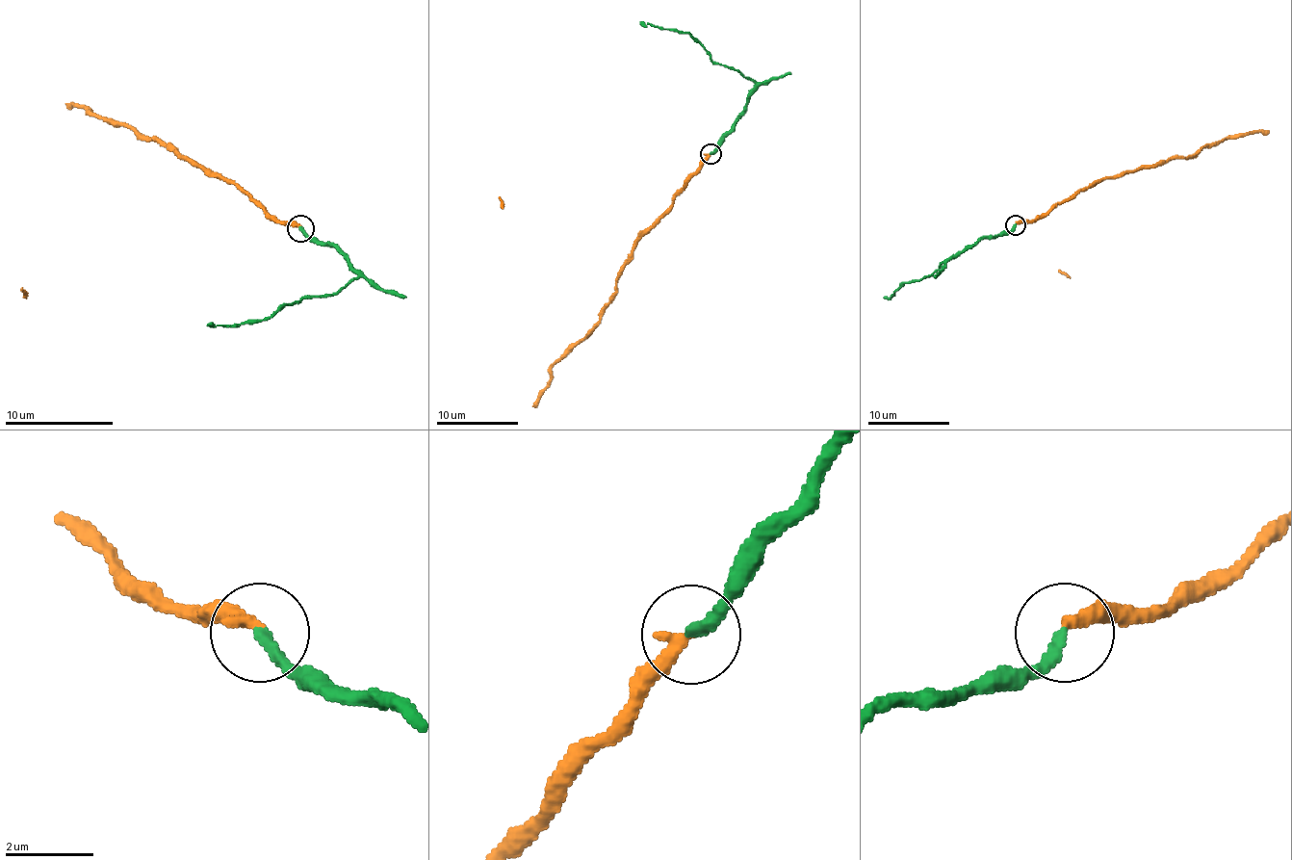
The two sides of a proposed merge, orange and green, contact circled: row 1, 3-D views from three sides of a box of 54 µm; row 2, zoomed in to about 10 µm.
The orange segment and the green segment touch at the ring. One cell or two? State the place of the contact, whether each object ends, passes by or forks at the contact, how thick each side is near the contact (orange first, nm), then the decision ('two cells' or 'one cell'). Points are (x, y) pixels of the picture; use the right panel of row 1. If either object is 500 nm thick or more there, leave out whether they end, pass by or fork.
(1016, 224) | orange ends | green ends | 320/280 nm | one cell

